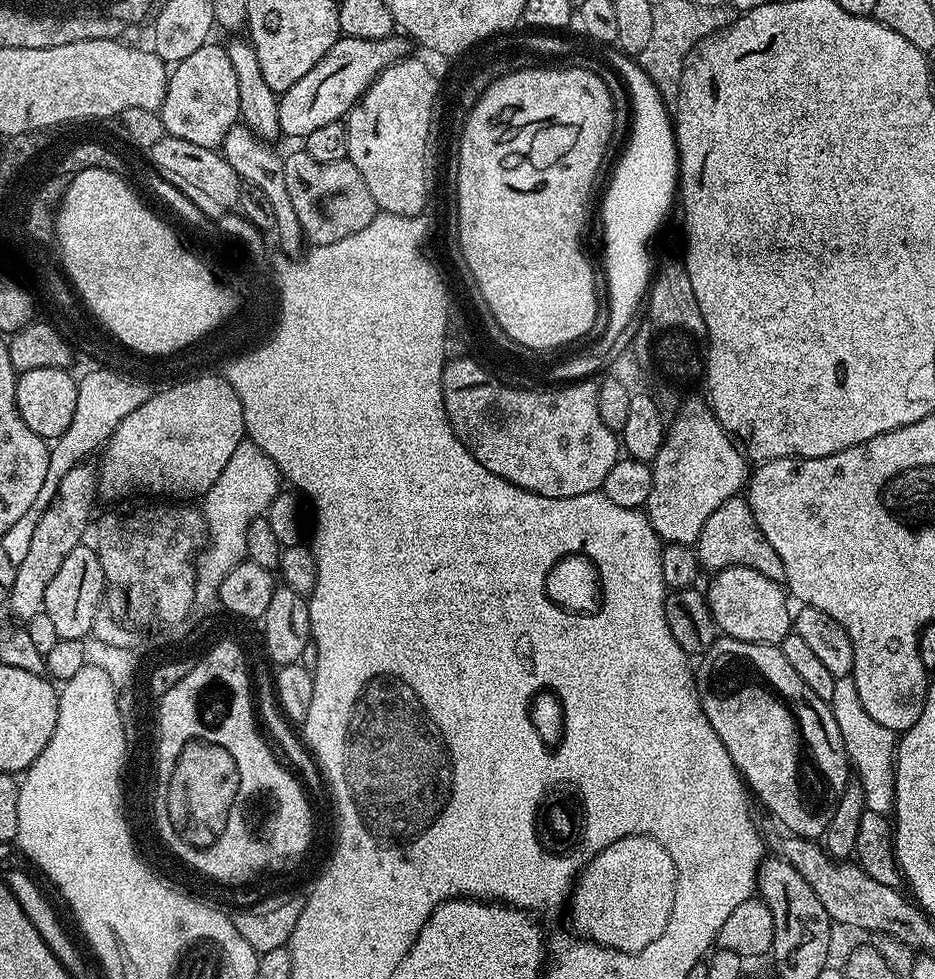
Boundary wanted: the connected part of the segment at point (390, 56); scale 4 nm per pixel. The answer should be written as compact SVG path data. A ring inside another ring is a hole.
M393 34L381 40L367 40L366 38L350 38L341 35L340 39L326 50L326 54L310 70L310 74L298 78L290 90L280 96L278 106L278 122L280 131L286 137L297 136L303 138L314 134L321 126L327 126L335 120L343 121L348 112L360 101L369 86L381 74L399 60L405 59L409 41Z

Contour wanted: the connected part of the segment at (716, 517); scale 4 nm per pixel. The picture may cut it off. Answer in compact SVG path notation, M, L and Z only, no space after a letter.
M739 495L731 496L726 502L706 518L706 526L702 526L702 534L696 539L694 545L696 559L700 561L701 569L712 568L713 573L718 573L724 568L758 568L766 570L769 578L780 582L784 579L782 558L778 558L778 550L766 542L766 534L758 526L754 518L754 510L750 510L747 499Z

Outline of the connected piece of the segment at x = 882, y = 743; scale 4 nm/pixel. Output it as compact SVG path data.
M837 677L829 708L842 736L842 746L848 755L851 771L862 786L865 809L888 816L896 807L897 733L879 725L870 714L866 714L851 677Z

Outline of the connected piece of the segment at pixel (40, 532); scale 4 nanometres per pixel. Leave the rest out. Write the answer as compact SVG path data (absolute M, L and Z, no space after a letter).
M81 462L58 482L58 490L46 506L42 518L38 518L38 527L30 538L30 546L26 553L26 558L16 565L14 574L14 586L8 595L6 605L7 611L10 610L17 616L17 621L26 622L34 618L44 610L44 599L46 598L46 586L50 586L54 574L58 574L58 569L62 562L66 562L66 554L74 550L85 539L84 531L88 528L88 519L92 516L92 492L94 496L94 481L97 479L98 472L95 467L91 468L91 463Z

